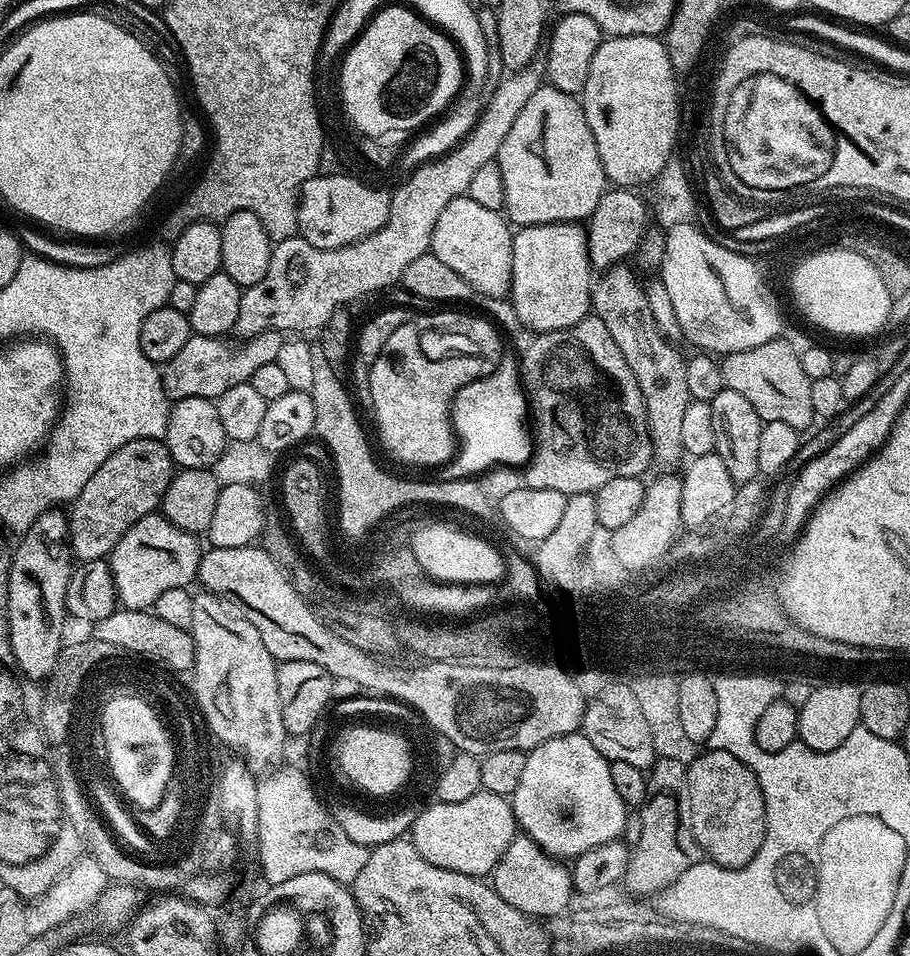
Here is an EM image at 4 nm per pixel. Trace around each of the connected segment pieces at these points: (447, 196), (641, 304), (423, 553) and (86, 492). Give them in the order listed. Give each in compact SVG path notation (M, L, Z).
M529 66L527 68L521 68L518 72L513 72L511 74L505 75L503 79L499 81L500 85L492 92L492 97L484 104L484 109L479 109L478 115L476 117L476 125L471 128L471 130L466 134L466 138L461 140L455 148L451 148L448 152L445 152L443 156L429 160L427 164L422 164L411 169L412 172L400 185L397 186L396 192L391 193L392 201L390 202L390 218L386 218L384 225L379 228L374 234L370 234L366 238L362 238L358 242L353 244L347 244L341 248L319 248L310 243L309 240L305 240L303 236L297 234L286 238L285 240L275 241L274 247L272 249L272 257L270 258L270 266L266 266L266 274L258 282L254 282L254 286L245 288L242 291L242 306L238 306L238 322L234 329L235 335L240 335L237 337L247 338L253 336L254 334L262 334L266 330L274 330L275 332L283 332L285 334L291 334L291 332L296 332L292 334L308 334L304 332L315 333L317 330L323 328L326 322L330 322L330 318L335 314L335 312L341 311L345 306L344 304L352 304L355 300L360 300L363 296L368 296L371 292L380 292L383 288L388 288L391 284L399 285L404 279L404 271L406 266L410 266L410 262L414 262L414 258L422 258L422 254L426 254L430 251L432 247L432 235L434 234L434 222L438 222L438 217L442 215L442 210L446 210L446 206L450 206L450 202L454 202L454 198L465 195L467 193L470 182L474 179L474 173L477 172L482 166L493 163L498 154L498 150L502 150L502 142L506 142L506 134L510 134L510 129L514 127L514 122L518 119L519 112L526 106L526 101L534 95L534 90L538 90L542 87L542 72L539 67Z
M612 265L592 287L592 312L609 330L618 350L629 363L634 378L642 390L642 398L648 415L648 429L652 439L652 458L664 470L672 470L685 459L682 446L682 418L686 406L693 398L687 385L685 355L680 354L671 341L663 337L654 321L648 298L636 280L629 265Z
M424 524L411 533L411 547L418 564L431 580L441 584L495 585L504 579L505 557L476 532L446 524Z
M135 440L114 450L70 505L68 545L72 547L73 557L80 562L111 557L122 534L126 534L134 522L159 509L160 499L166 494L166 486L173 475L172 455L159 440Z

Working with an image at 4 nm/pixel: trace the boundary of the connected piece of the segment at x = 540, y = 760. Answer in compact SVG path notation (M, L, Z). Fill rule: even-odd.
M582 734L559 736L532 749L526 758L526 770L518 782L518 790L510 797L519 831L529 836L543 852L557 858L575 858L594 850L594 846L621 839L628 824L630 809L618 798L610 779L610 761Z

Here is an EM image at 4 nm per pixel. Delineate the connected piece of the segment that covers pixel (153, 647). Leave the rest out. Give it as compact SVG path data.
M120 606L106 618L93 623L90 630L92 630L91 639L110 642L113 646L122 646L123 649L132 650L141 654L145 661L155 662L176 674L187 673L196 657L196 644L192 640L191 631L164 622L152 610Z

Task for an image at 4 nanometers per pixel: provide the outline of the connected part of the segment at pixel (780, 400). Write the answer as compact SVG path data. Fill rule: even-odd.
M784 338L771 340L750 350L727 353L720 360L720 373L724 379L724 386L730 390L738 390L742 398L747 398L750 406L758 410L760 419L765 424L786 422L786 426L807 430L812 420L817 419L811 401L813 380L808 377L806 370L802 370L797 345L787 344Z

